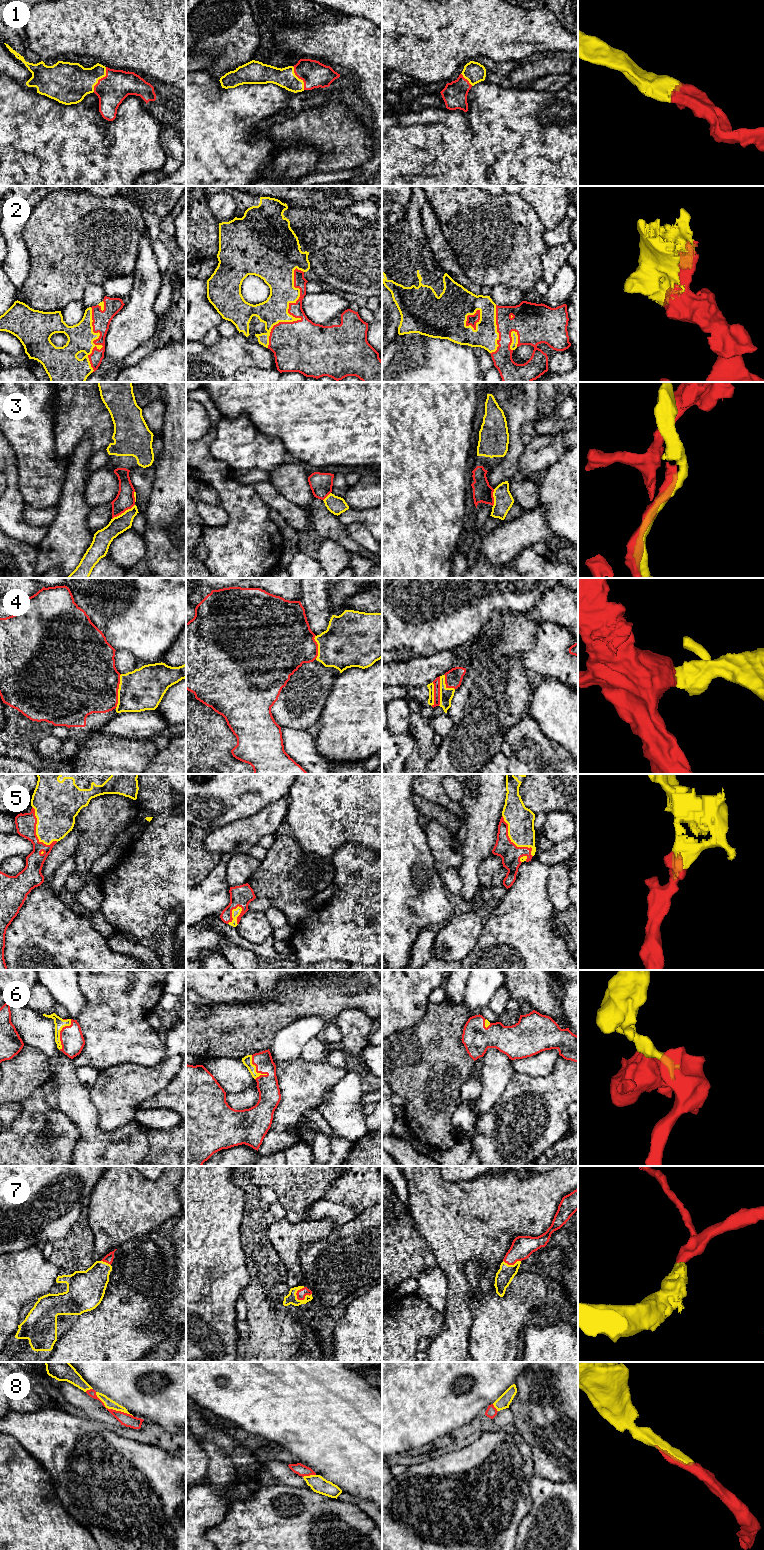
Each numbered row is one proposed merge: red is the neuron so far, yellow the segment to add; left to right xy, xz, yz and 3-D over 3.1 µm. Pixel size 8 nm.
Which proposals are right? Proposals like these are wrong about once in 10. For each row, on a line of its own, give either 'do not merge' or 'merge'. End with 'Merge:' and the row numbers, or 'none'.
1: merge
2: merge
3: merge
4: merge
5: merge
6: merge
7: merge
8: merge
Merge: 1, 2, 3, 4, 5, 6, 7, 8

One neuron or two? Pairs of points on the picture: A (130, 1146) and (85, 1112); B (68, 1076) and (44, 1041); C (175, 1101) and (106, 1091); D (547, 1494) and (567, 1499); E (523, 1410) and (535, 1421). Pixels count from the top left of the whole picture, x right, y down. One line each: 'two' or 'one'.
A: one
B: two
C: two
D: one
E: one

